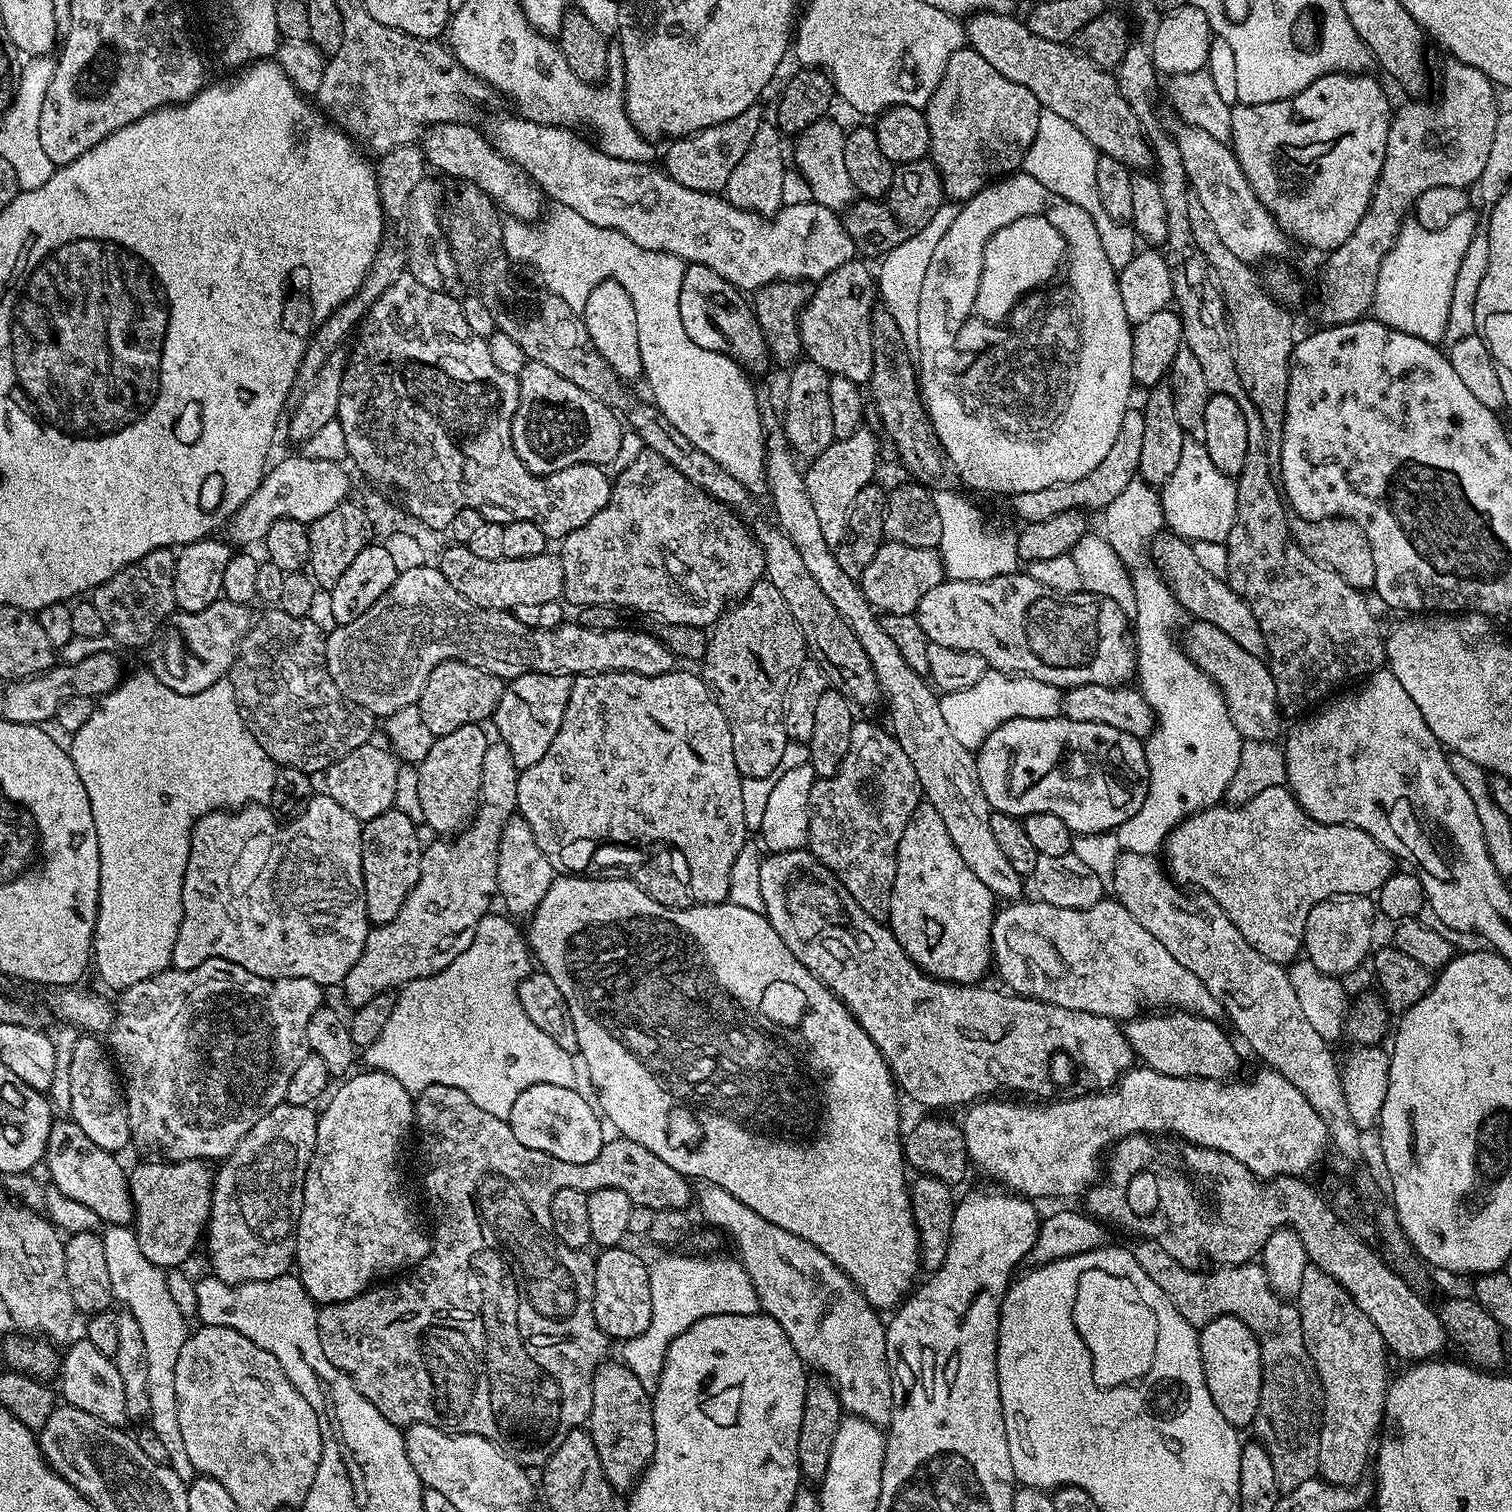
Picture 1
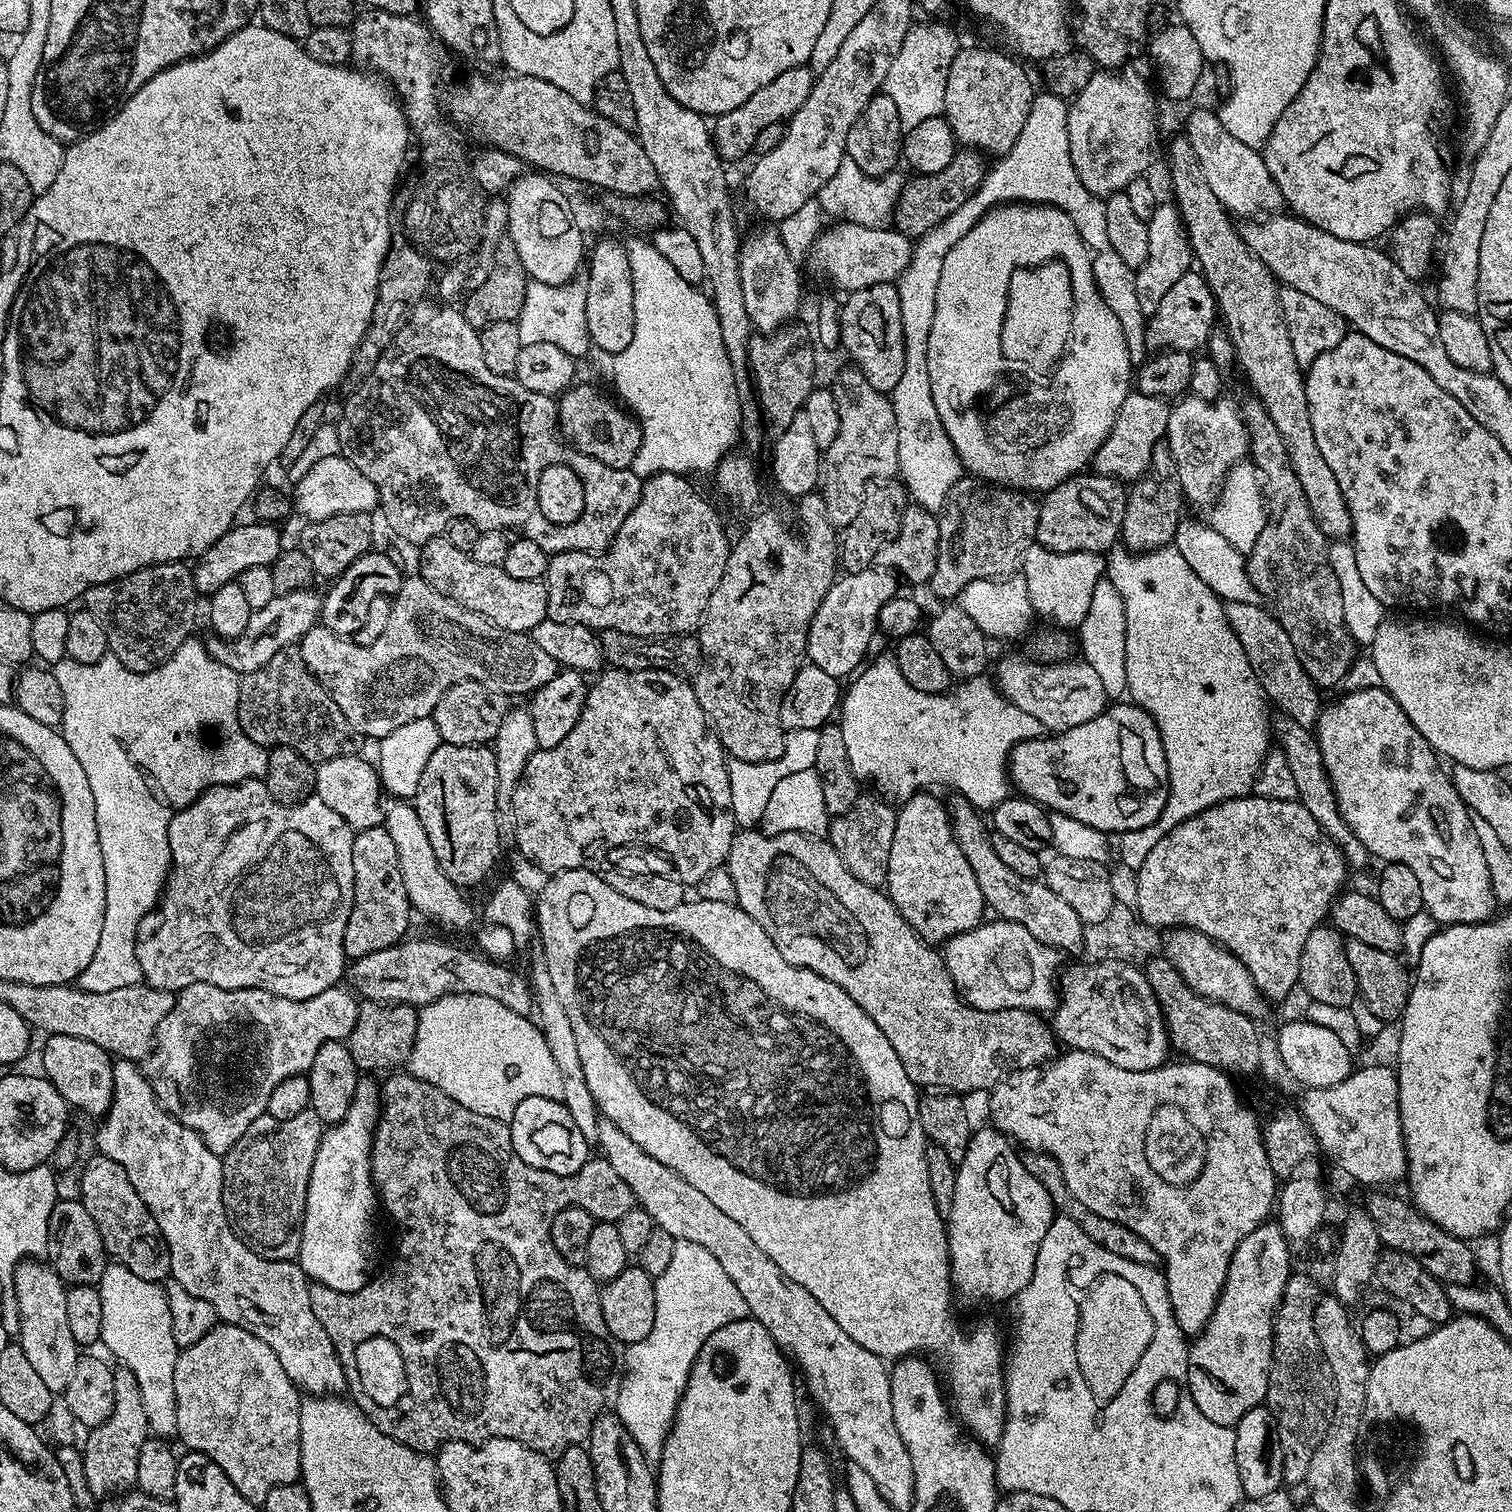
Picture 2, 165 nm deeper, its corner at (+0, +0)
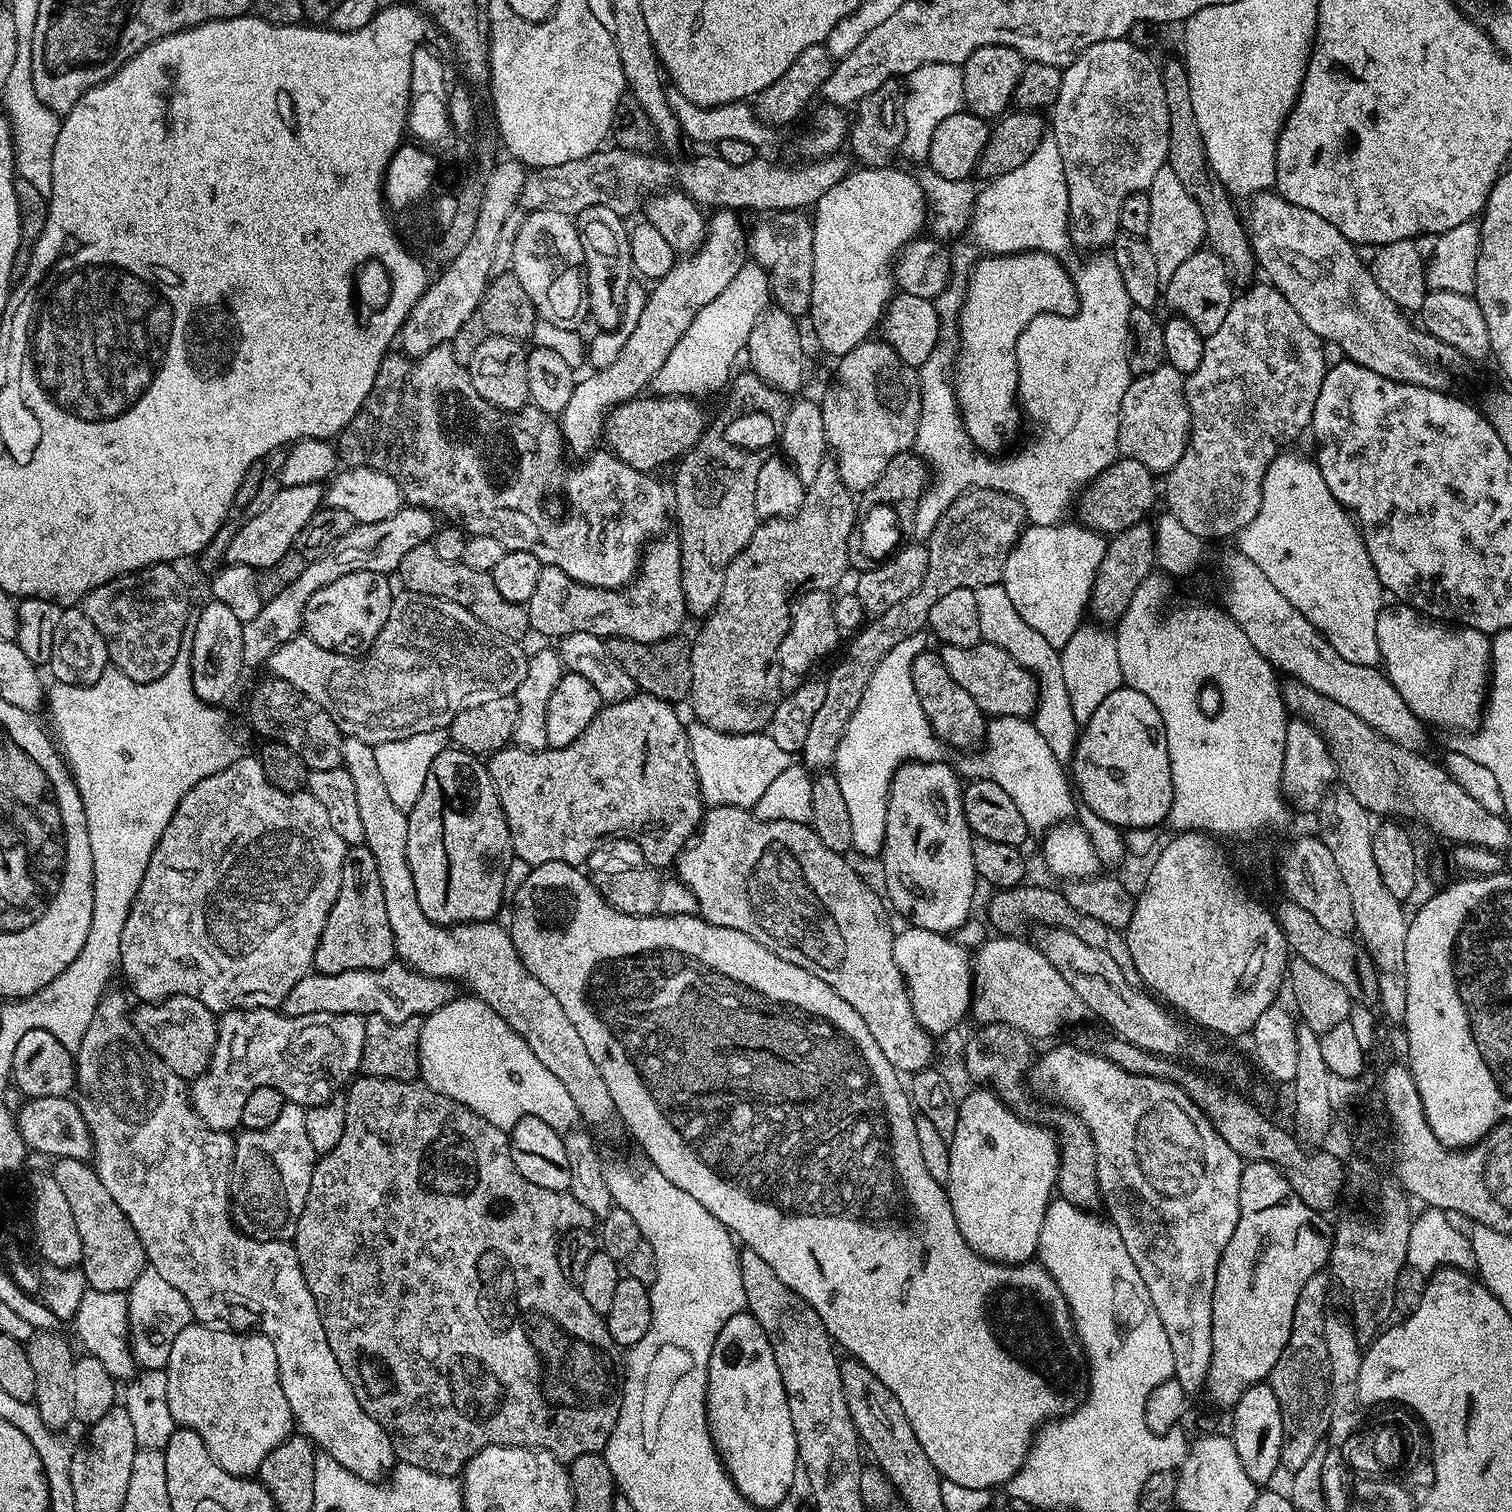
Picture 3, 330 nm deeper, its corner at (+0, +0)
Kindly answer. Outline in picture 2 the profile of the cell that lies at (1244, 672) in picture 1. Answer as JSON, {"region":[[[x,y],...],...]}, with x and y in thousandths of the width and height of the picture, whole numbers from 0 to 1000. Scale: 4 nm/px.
{"region":[[[847,472],[845,474],[845,476],[843,474],[841,477],[840,481],[843,485],[843,491],[849,497],[853,504],[853,510],[855,511],[856,517],[858,519],[857,528],[861,533],[864,533],[864,536],[866,536],[869,544],[872,544],[872,546],[874,546],[876,551],[886,560],[886,564],[889,565],[892,575],[897,575],[897,574],[903,573],[905,569],[906,569],[906,565],[903,562],[903,560],[901,560],[901,557],[898,557],[896,549],[893,549],[893,546],[890,546],[890,544],[885,536],[882,520],[877,512],[877,507],[874,504],[874,497],[870,486],[858,478],[856,478],[853,474]]]}

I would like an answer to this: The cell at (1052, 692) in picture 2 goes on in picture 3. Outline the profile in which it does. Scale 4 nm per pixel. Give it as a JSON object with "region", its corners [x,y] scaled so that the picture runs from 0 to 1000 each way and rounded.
{"region":[[[649,425],[644,427],[624,427],[620,433],[623,435],[623,440],[626,440],[628,448],[647,464],[649,471],[657,474],[676,474],[682,474],[685,470],[686,450],[680,442],[677,442],[666,432],[659,427]]]}

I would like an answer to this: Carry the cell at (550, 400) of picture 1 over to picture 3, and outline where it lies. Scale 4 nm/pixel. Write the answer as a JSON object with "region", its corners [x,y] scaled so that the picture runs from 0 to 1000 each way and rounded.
{"region":[[[436,261],[424,261],[419,265],[415,265],[405,270],[399,278],[399,290],[402,291],[401,296],[405,302],[407,302],[414,308],[423,312],[433,313],[433,310],[438,307],[449,305],[455,298],[463,292],[463,288],[467,282],[466,272],[463,271],[464,265],[457,262],[438,262]]]}

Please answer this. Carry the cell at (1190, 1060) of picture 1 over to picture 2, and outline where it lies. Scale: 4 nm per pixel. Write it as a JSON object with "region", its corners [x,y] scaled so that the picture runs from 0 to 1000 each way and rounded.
{"region":[[[745,636],[716,637],[704,640],[700,646],[700,663],[694,679],[700,690],[706,694],[726,697],[742,708],[767,706],[773,700],[772,680],[756,642]]]}

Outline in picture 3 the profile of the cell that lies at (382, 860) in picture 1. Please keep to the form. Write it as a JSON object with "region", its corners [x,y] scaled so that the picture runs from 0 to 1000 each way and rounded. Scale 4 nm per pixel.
{"region":[[[241,558],[232,559],[228,565],[224,594],[216,607],[216,612],[213,612],[213,620],[210,620],[210,628],[208,628],[206,640],[213,644],[226,644],[228,642],[247,642],[262,634],[261,615],[258,614],[258,607],[255,606],[255,594],[253,591],[250,570],[247,570],[247,565]]]}

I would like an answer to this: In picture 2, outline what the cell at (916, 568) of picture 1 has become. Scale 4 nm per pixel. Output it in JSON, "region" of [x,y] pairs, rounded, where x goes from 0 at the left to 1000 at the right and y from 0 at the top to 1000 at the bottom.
{"region":[[[575,374],[569,378],[562,378],[551,384],[536,411],[534,438],[554,448],[563,448],[572,438],[574,425],[577,420],[580,420],[579,407],[590,394],[593,394],[593,384],[593,379],[581,374]]]}

